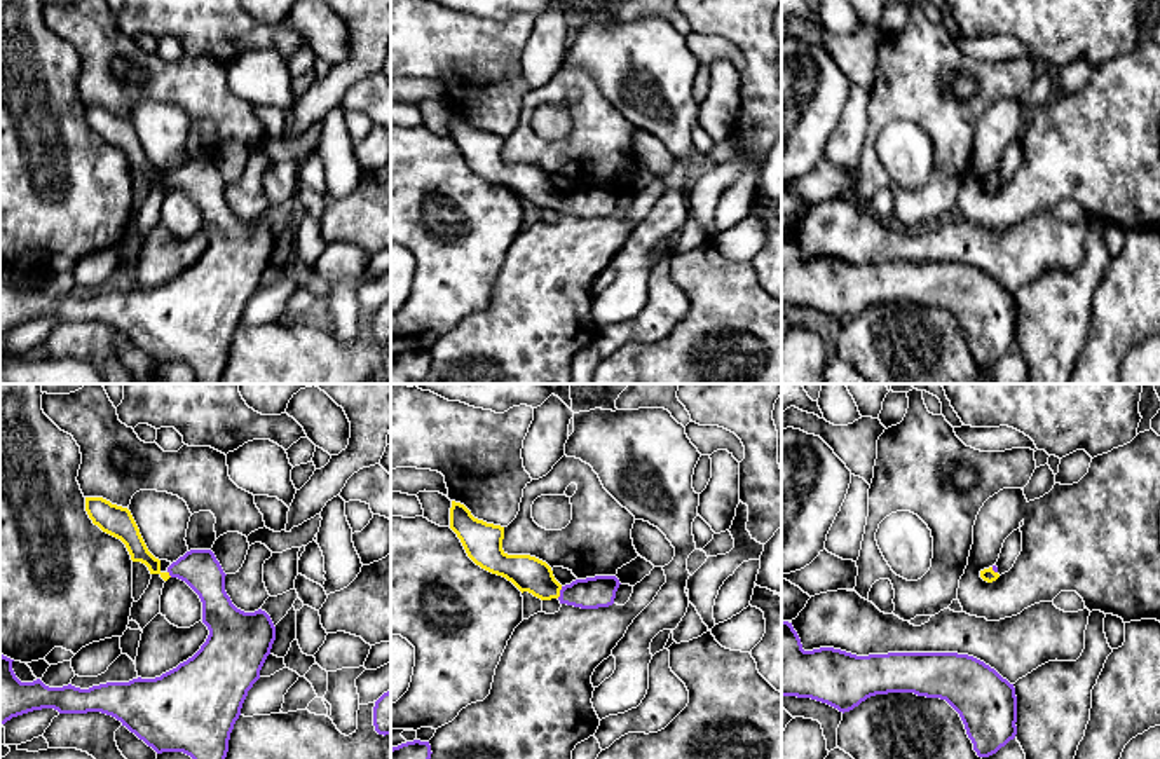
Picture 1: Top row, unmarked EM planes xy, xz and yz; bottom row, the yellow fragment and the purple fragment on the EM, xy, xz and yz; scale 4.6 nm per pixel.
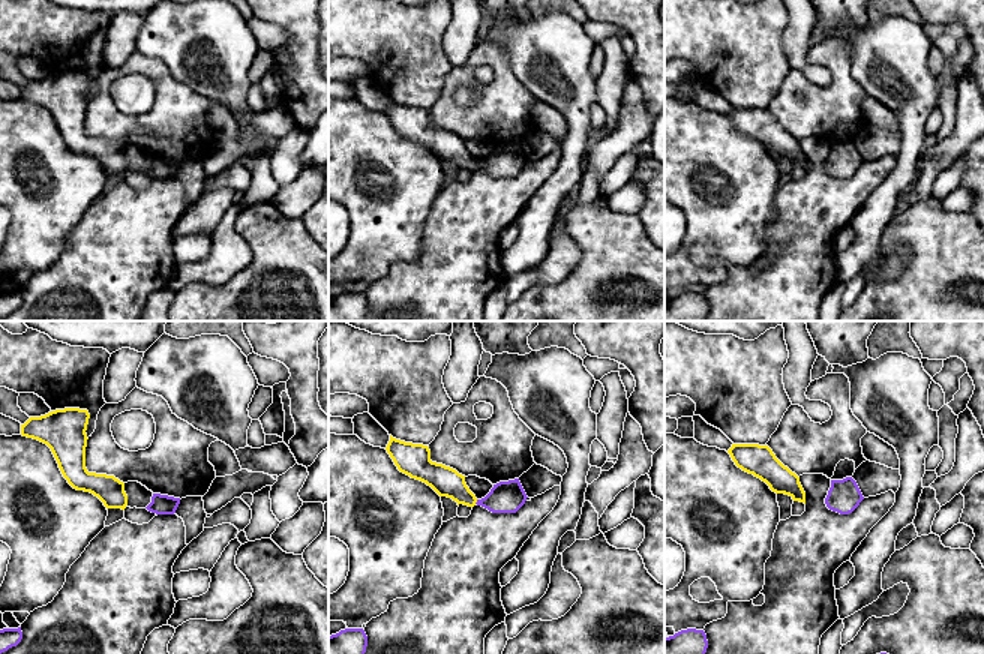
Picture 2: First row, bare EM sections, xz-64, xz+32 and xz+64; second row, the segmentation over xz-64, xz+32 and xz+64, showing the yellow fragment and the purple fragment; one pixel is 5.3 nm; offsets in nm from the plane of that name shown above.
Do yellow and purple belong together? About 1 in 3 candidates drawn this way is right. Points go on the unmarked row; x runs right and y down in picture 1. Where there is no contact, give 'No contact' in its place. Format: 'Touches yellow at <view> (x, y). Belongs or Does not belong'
Touches yellow at xz (559, 201). Belongs

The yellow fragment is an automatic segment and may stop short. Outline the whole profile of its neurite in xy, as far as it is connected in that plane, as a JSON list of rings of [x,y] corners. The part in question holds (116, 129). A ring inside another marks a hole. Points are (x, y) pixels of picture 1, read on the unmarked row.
[[[85,106],[85,120],[94,134],[126,154],[133,171],[145,173],[150,183],[159,183],[164,190],[178,187],[188,194],[202,211],[202,232],[209,244],[192,267],[160,286],[106,291],[89,298],[72,293],[49,297],[40,288],[21,291],[12,279],[14,269],[0,263],[0,333],[42,318],[54,318],[59,323],[101,321],[120,330],[157,363],[183,361],[194,368],[197,384],[218,384],[242,312],[260,288],[260,279],[276,250],[270,225],[262,218],[244,222],[232,213],[225,201],[227,183],[211,159],[190,159],[162,181],[160,169],[148,161],[127,117],[103,106]]]

